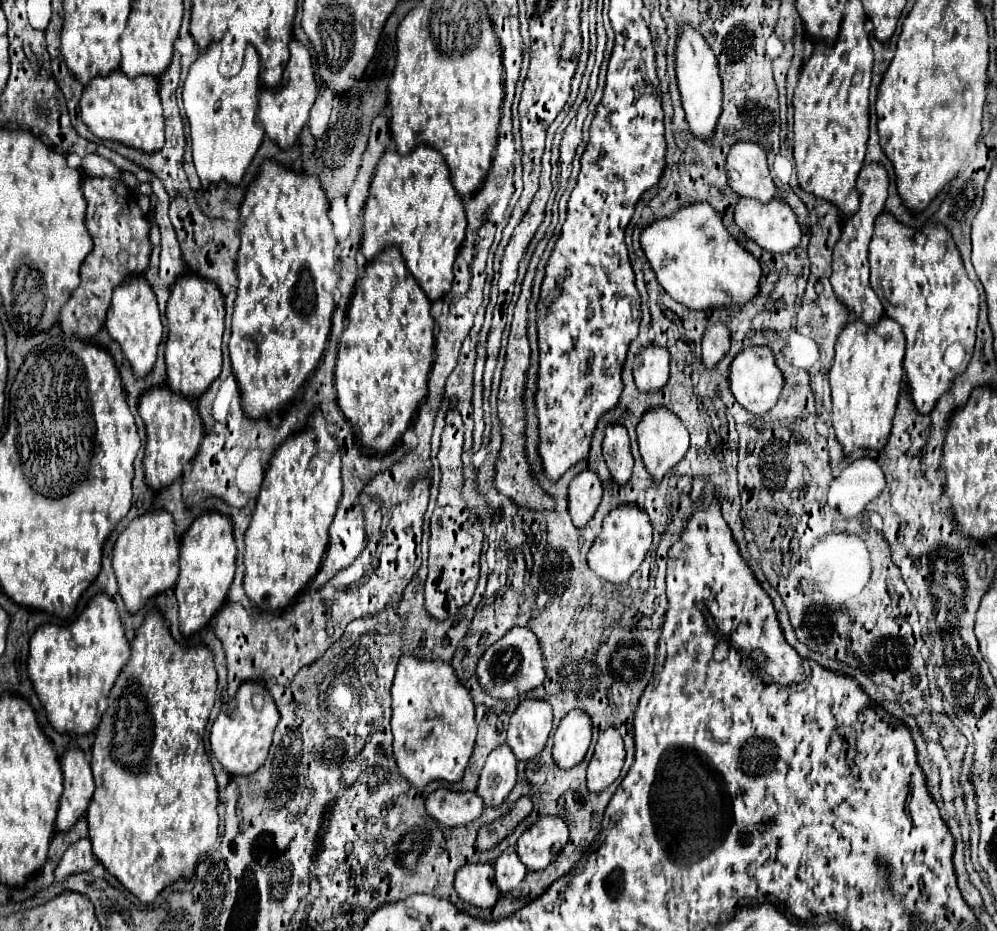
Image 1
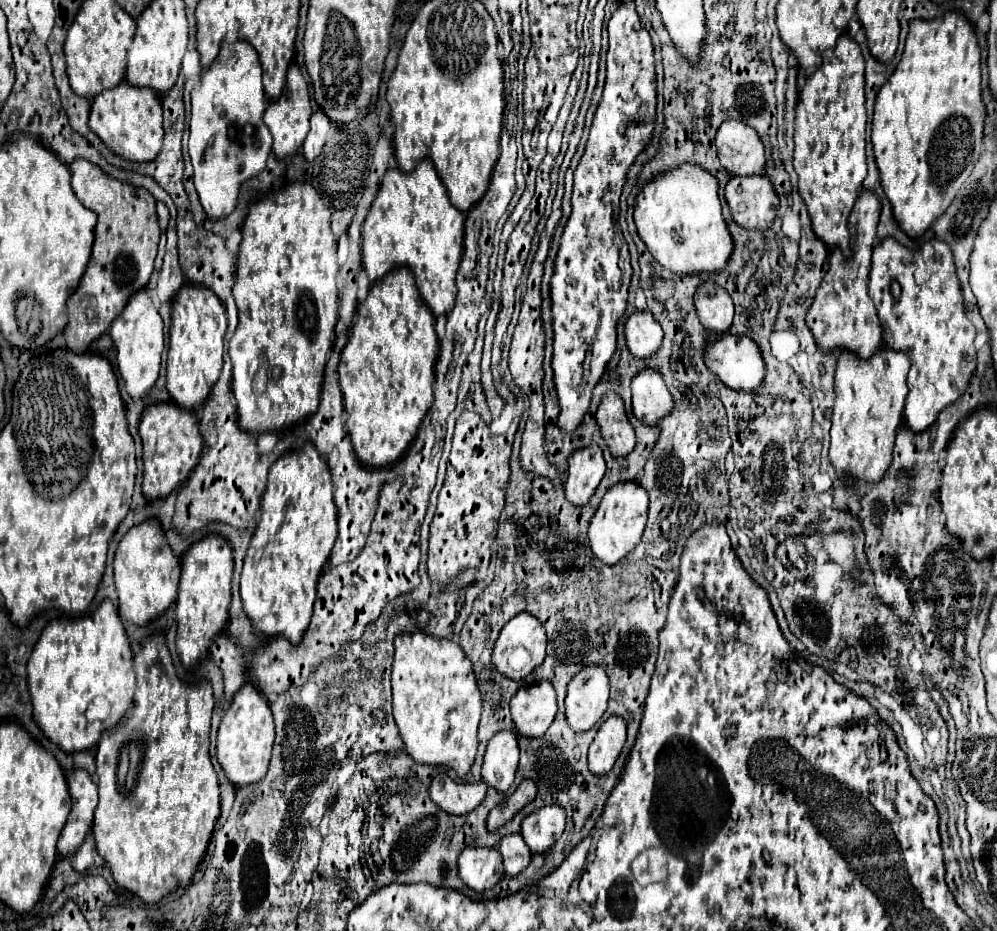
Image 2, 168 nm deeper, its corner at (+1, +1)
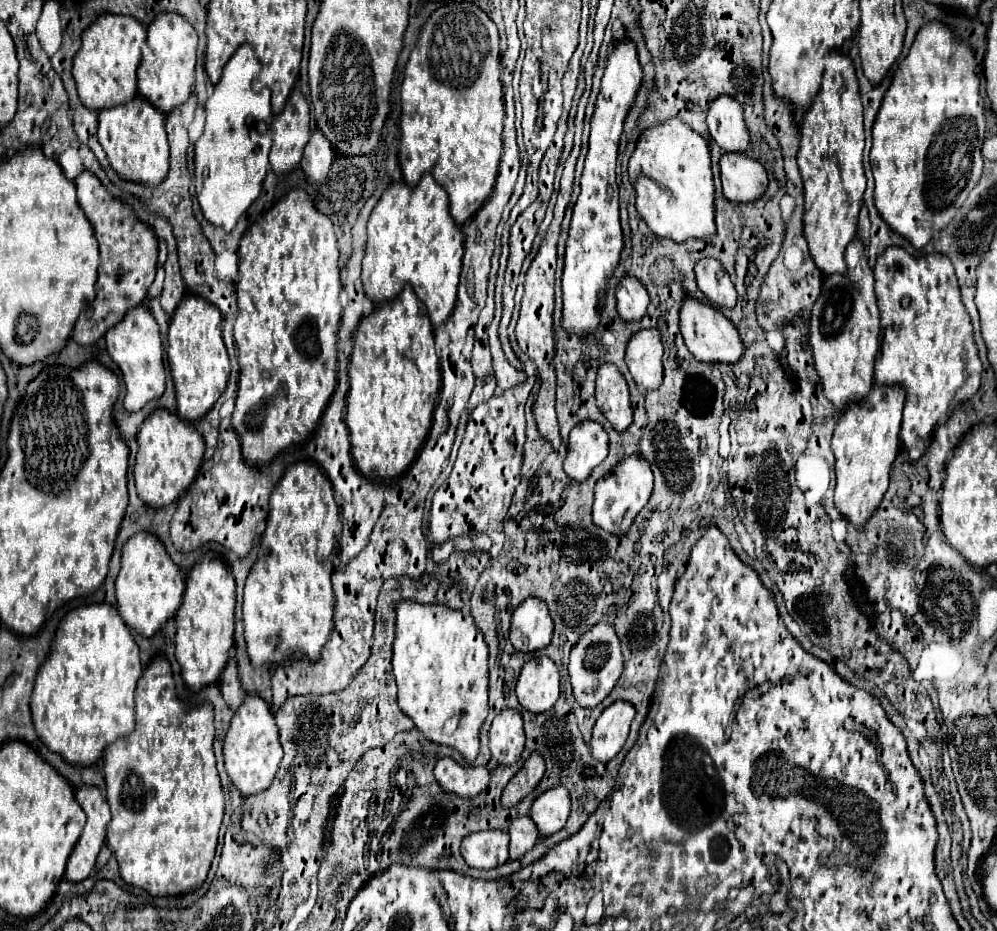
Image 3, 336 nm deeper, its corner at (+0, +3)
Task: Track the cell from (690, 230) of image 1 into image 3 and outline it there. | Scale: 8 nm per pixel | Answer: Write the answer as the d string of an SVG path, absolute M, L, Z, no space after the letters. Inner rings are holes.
M669 120L643 132L629 160L629 180L637 192L637 212L655 236L675 244L715 238L715 184L709 146L687 124Z

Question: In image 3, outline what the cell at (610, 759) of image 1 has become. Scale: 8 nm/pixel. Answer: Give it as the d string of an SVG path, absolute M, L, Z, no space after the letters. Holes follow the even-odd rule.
M617 700L603 710L593 726L591 740L591 752L597 762L609 762L613 760L613 756L619 754L627 740L633 716L635 708L625 700Z

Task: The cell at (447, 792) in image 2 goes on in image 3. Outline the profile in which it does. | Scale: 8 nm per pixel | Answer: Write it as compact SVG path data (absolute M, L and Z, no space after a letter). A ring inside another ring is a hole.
M441 758L435 766L435 778L443 790L461 798L473 798L487 788L489 770L485 766L463 768L451 758Z

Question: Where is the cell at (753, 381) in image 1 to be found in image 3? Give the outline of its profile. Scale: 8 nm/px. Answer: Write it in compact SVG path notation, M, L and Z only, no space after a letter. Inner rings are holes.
M691 296L681 306L681 332L683 332L683 338L685 338L685 344L687 344L689 352L697 360L701 360L701 362L713 362L713 364L733 366L733 364L741 362L741 358L743 358L745 346L743 346L743 340L739 336L737 328L733 326L733 322L727 320L713 306L705 306L705 304L697 302Z

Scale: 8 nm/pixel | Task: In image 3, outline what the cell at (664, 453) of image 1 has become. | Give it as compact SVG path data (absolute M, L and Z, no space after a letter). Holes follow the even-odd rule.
M653 328L637 332L627 344L627 368L641 392L657 390L663 382L663 346Z

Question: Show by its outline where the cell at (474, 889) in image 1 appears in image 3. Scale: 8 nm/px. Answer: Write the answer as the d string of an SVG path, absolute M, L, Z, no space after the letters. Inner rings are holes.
M483 830L465 836L461 842L461 856L469 868L493 870L509 860L509 836L503 830Z

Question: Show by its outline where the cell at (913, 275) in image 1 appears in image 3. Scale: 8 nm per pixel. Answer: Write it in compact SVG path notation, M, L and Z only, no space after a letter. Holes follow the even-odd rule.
M901 246L887 248L875 264L875 294L881 312L881 348L875 360L875 382L899 382L901 386L905 386L907 404L903 410L901 442L909 454L909 460L915 462L931 444L935 428L949 418L951 410L957 404L967 402L979 388L981 360L973 338L973 324L969 314L965 312L965 306L961 304L957 276L947 256L927 254L915 258Z

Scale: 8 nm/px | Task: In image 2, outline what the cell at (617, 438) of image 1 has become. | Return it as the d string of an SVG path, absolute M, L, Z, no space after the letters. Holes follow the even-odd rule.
M610 390L608 394L602 396L596 410L596 420L604 440L610 446L612 456L626 456L632 452L636 444L636 434L632 424L628 422L620 394Z

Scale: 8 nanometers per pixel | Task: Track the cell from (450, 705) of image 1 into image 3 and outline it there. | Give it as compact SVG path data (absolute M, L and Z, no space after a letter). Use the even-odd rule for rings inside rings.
M417 602L397 604L397 630L393 642L393 674L399 688L397 704L401 712L413 720L423 738L455 748L469 764L477 758L479 730L487 718L487 654L487 644L475 628L471 614L449 610L445 606L423 606Z

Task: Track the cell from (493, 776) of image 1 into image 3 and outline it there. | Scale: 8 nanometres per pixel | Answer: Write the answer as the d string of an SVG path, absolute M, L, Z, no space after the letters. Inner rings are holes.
M503 710L495 716L489 730L489 750L491 758L499 766L513 766L521 758L525 746L523 720L515 710Z

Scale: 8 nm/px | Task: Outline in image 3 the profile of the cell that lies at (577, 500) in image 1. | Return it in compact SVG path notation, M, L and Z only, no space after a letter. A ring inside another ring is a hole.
M581 422L569 434L565 474L575 482L585 482L607 458L607 434L597 422Z

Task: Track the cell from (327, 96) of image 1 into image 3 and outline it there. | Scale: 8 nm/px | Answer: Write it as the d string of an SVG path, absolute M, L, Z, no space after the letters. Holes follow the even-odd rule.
M315 128L309 138L309 144L305 146L303 160L301 160L301 168L307 176L307 180L313 184L323 182L329 174L329 166L331 166L333 158L335 158L335 152L329 146L329 140L325 138L325 134L319 128Z

